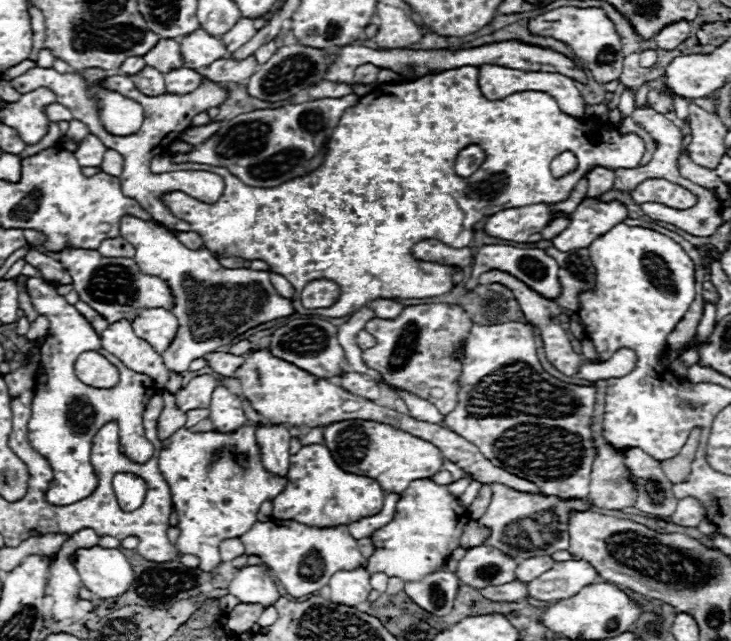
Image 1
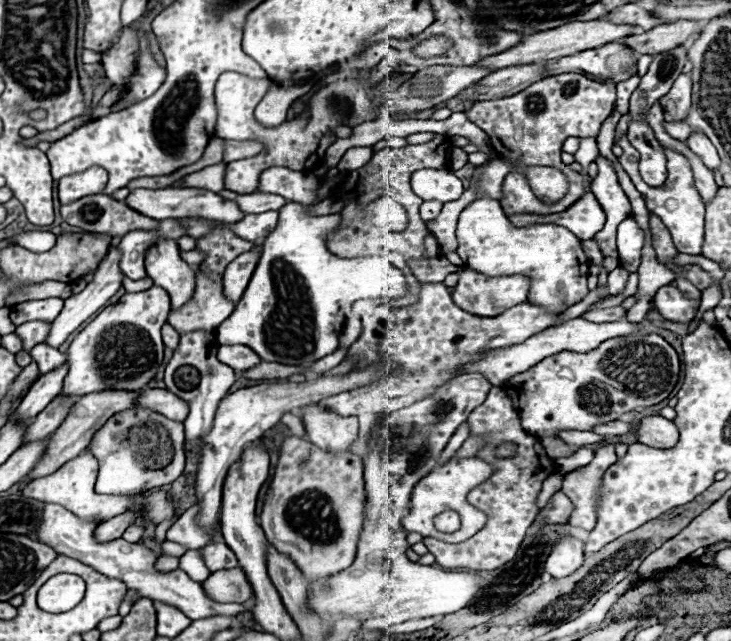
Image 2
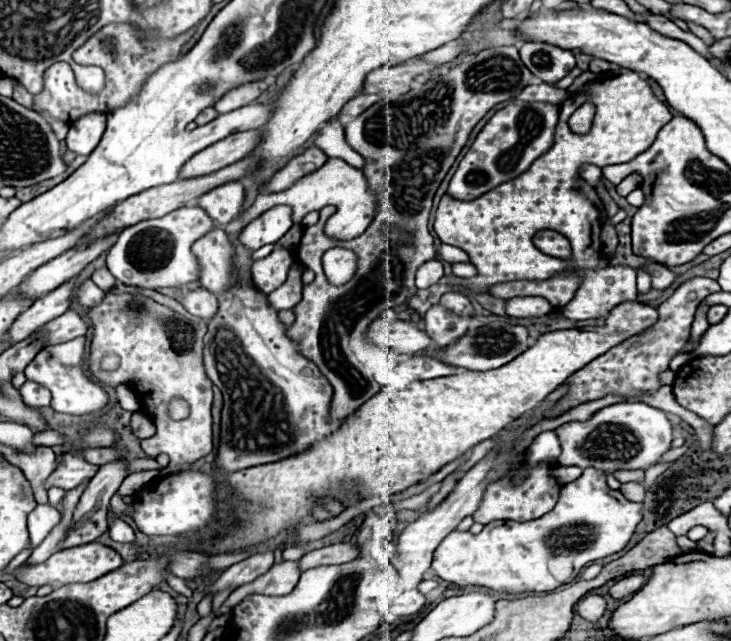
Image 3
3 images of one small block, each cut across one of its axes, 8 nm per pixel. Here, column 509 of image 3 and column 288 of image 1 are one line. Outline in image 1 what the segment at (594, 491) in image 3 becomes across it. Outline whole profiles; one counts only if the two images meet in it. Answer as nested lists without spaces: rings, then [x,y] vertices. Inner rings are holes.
[[[270,520],[254,524],[250,532],[240,536],[240,540],[246,546],[246,552],[250,552],[250,556],[258,556],[294,598],[316,594],[330,582],[334,572],[368,566],[368,560],[358,552],[358,544],[350,536],[348,526],[312,528],[300,522]]]

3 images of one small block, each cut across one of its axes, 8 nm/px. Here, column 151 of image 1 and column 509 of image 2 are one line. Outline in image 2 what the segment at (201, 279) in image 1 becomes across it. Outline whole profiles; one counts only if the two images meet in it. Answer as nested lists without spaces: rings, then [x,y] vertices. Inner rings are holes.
[[[490,196],[472,200],[458,218],[458,254],[466,268],[484,272],[488,276],[522,274],[530,278],[530,304],[542,304],[552,310],[568,308],[588,294],[588,258],[582,252],[580,238],[568,228],[556,224],[534,224],[516,228],[504,216],[500,202]]]

